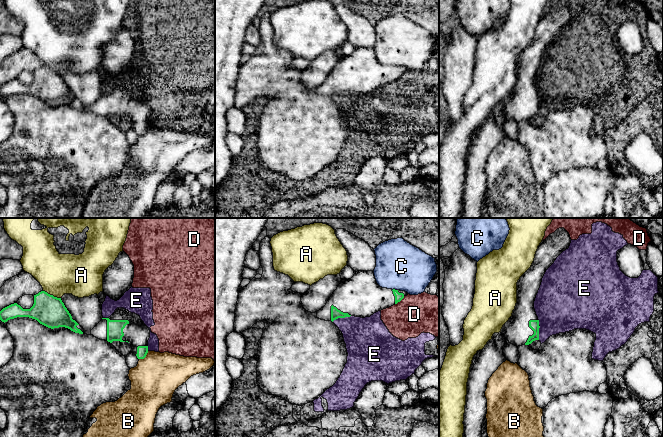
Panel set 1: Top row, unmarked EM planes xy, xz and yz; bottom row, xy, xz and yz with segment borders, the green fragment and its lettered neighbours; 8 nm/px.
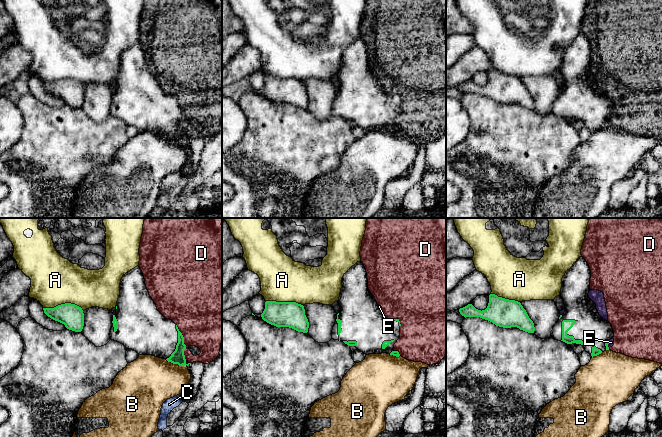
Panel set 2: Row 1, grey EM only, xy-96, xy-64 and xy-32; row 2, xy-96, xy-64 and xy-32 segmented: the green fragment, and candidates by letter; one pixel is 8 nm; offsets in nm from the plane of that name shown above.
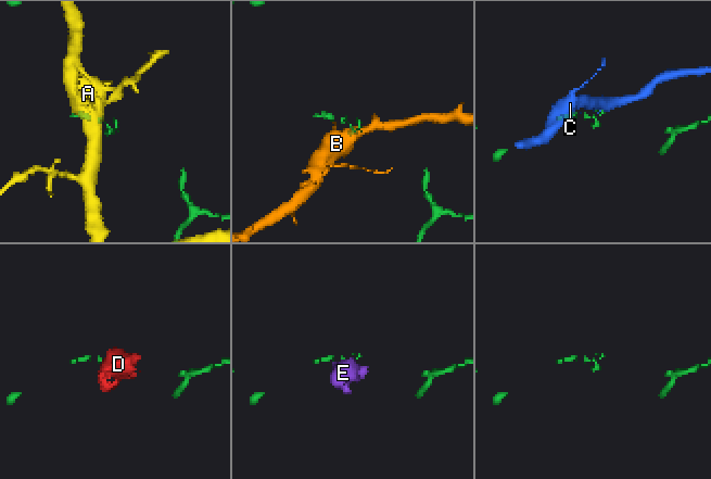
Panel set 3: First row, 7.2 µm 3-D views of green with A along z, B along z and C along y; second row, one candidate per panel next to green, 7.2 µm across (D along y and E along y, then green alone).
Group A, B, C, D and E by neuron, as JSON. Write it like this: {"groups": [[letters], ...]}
{"groups": [["A"], ["B"], ["C"], ["D", "E"]]}

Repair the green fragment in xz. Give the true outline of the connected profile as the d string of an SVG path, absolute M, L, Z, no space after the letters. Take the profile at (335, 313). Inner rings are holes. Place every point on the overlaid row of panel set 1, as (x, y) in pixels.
M357 271L349 280L342 280L326 305L317 311L317 318L334 321L350 316L370 317L400 302L408 293L380 287L373 271Z

